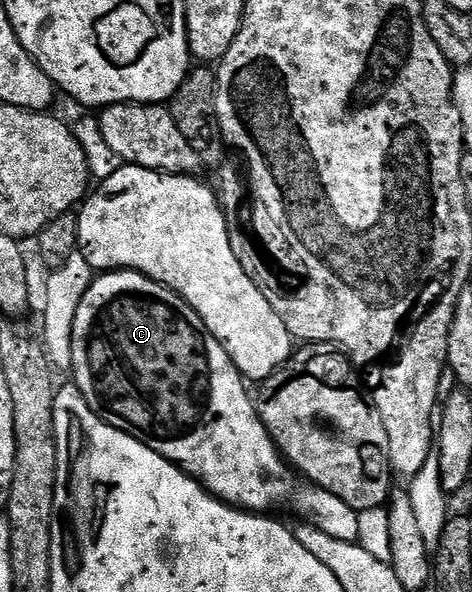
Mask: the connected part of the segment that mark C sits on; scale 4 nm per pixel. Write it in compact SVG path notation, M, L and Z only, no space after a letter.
M124 270L103 272L93 279L78 306L78 313L75 314L71 376L73 376L72 383L81 391L83 398L91 406L91 410L96 412L101 419L106 420L111 426L131 432L134 436L144 440L159 455L167 457L182 472L192 476L202 488L212 492L218 500L224 500L242 510L258 514L268 513L270 511L268 508L277 508L280 504L290 504L301 515L301 518L314 524L319 530L323 530L323 534L331 534L331 538L335 538L339 542L351 544L362 539L360 537L362 517L351 506L347 506L347 502L343 502L343 498L339 498L323 488L318 488L316 484L310 483L305 478L299 478L298 473L287 463L279 445L270 436L265 424L259 418L254 397L251 392L249 396L248 390L245 389L246 381L243 379L241 371L231 362L227 350L223 350L221 343L210 334L203 318L199 318L199 314L195 314L195 310L191 310L187 301L179 294L172 292L167 286L138 272Z

